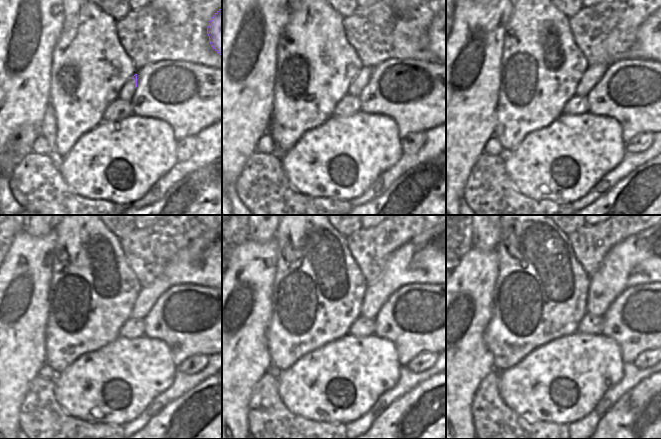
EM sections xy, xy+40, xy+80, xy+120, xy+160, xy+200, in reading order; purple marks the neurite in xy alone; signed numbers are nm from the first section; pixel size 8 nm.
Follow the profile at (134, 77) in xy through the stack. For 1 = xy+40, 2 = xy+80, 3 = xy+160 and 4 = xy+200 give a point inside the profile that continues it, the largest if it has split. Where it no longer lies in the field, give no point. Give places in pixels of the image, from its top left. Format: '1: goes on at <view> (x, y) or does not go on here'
1: goes on at xy+40 (363, 77)
2: goes on at xy+80 (593, 74)
3: goes on at xy+160 (424, 260)
4: goes on at xy+200 (648, 257)

